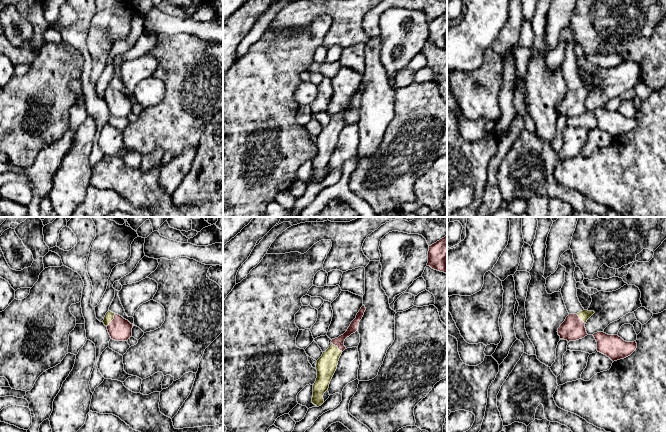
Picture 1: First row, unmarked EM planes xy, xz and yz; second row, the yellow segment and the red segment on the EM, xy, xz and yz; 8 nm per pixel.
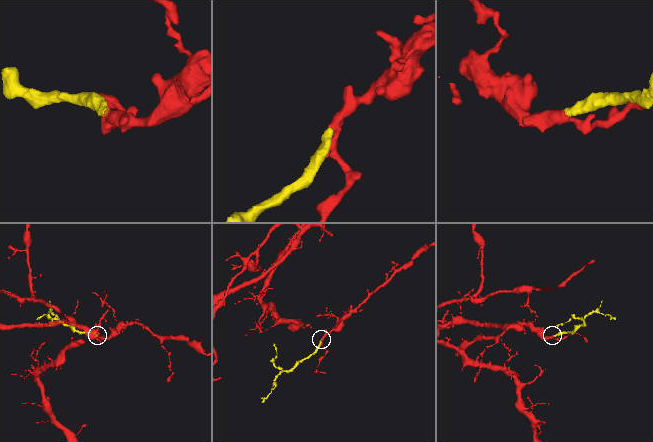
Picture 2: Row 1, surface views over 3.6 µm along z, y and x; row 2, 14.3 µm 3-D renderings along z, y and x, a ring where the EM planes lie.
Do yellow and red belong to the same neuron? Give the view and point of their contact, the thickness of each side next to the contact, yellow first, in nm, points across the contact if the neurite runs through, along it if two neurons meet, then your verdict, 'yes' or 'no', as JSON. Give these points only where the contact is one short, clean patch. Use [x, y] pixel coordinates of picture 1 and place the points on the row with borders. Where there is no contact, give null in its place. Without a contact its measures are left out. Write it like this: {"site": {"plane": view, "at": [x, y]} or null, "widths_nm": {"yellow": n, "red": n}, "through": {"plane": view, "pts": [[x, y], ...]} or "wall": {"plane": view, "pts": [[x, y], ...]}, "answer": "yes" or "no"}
{"site": {"plane": "xy", "at": [112, 319]}, "widths_nm": {"yellow": 70, "red": 190}, "through": {"plane": "xy", "pts": [[109, 316], [112, 319], [119, 329]]}, "answer": "yes"}

